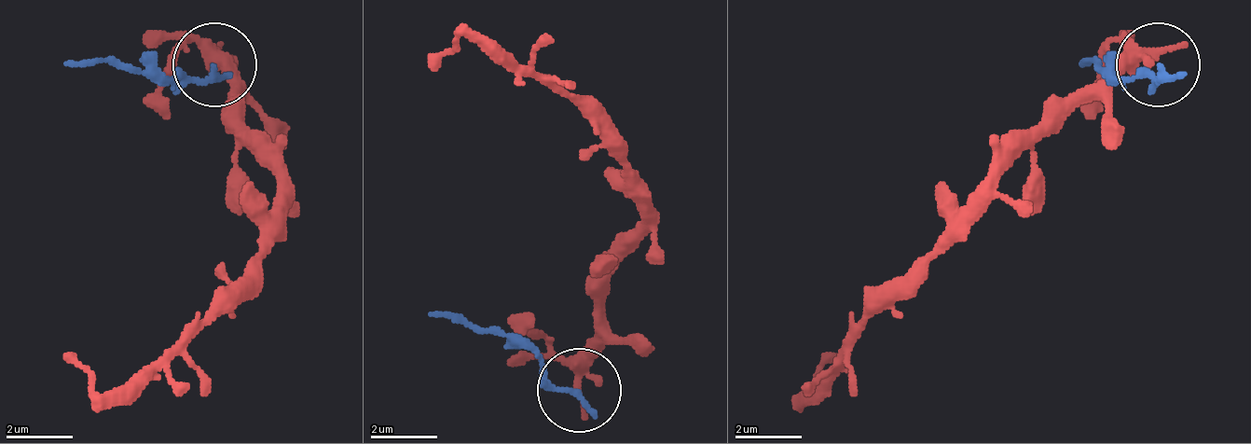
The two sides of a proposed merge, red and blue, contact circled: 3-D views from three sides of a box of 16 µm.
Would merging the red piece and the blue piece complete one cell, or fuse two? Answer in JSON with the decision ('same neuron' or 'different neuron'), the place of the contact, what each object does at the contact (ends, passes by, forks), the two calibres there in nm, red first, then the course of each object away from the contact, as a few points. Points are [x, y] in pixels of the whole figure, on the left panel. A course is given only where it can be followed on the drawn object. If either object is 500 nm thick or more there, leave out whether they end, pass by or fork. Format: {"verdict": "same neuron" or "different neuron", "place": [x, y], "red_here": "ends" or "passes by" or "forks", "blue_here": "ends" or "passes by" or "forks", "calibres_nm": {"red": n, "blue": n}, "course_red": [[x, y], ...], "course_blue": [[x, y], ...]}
{"verdict": "different neuron", "place": [214, 64], "red_here": "passes by", "blue_here": "ends", "calibres_nm": {"red": 280, "blue": 220}, "course_red": [[213, 58], [229, 75], [229, 133], [280, 184], [280, 226], [196, 318], [112, 394], [61, 352]], "course_blue": [[213, 66], [196, 75], [137, 66], [61, 66]]}

